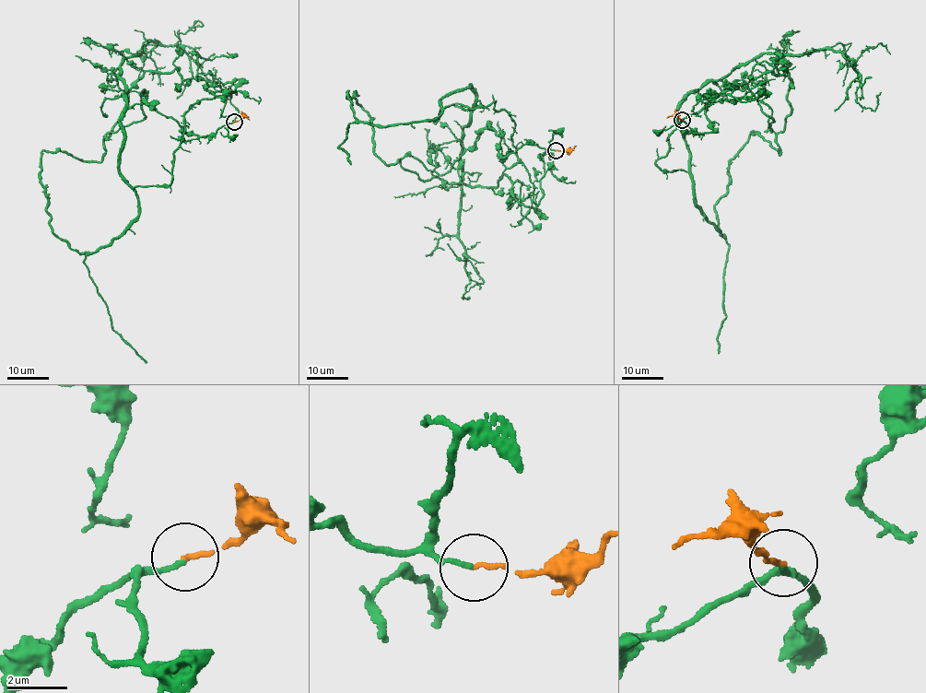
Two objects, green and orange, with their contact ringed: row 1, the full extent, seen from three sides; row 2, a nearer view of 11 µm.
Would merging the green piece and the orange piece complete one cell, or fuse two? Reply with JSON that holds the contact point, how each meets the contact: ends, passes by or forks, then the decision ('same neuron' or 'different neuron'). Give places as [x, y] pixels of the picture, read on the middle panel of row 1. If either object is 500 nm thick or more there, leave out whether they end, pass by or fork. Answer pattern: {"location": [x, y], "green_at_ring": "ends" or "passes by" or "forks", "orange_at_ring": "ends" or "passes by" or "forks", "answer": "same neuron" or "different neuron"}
{"location": [556, 150], "green_at_ring": "ends", "orange_at_ring": "ends", "answer": "same neuron"}

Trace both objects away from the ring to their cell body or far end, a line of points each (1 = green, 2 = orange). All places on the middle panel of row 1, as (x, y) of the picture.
1: (556, 150), (502, 157), (488, 127), (442, 174), (401, 166), (436, 176), (475, 97), (440, 99), (492, 95)
2: (556, 150), (564, 151), (576, 146)

